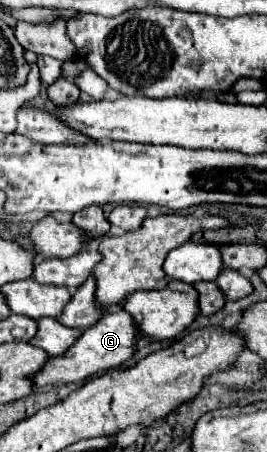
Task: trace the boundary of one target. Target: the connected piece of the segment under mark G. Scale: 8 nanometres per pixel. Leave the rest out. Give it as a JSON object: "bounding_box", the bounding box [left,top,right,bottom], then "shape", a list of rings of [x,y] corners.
{"bounding_box":[29,310,137,390],"shape":[[[125,310],[105,314],[91,328],[87,328],[63,356],[49,358],[37,374],[29,376],[31,382],[33,382],[33,388],[41,390],[45,386],[53,386],[53,384],[59,384],[59,382],[71,384],[71,382],[87,380],[89,376],[107,372],[111,368],[117,368],[119,364],[123,364],[125,360],[129,360],[133,356],[135,336],[137,336],[137,328],[133,324],[133,318]]]}

